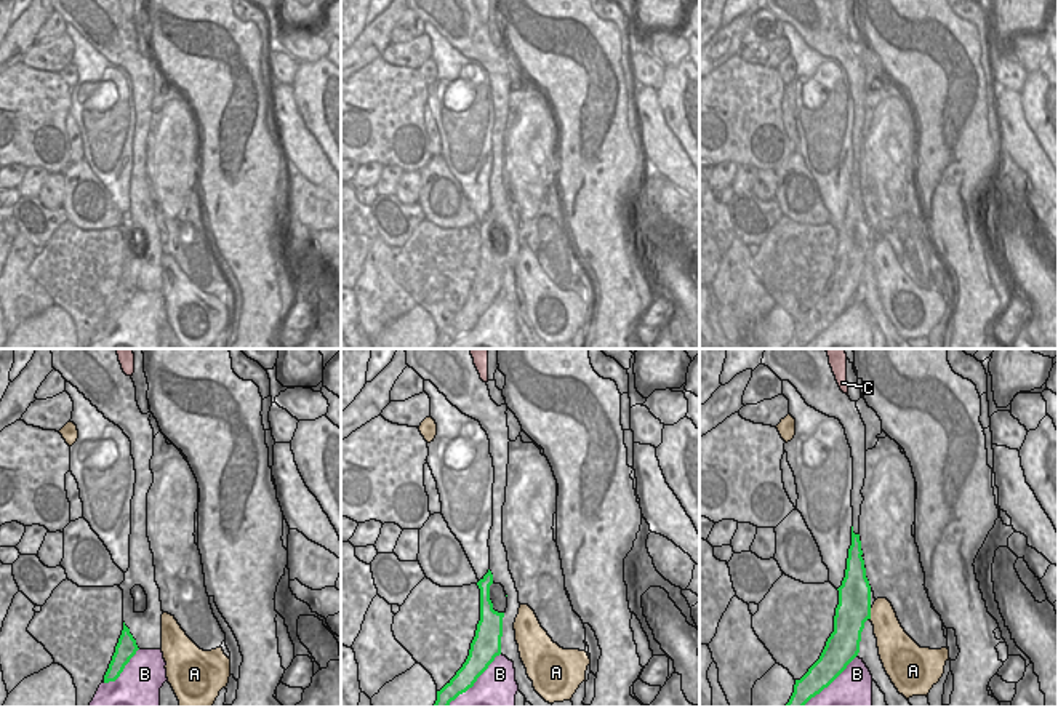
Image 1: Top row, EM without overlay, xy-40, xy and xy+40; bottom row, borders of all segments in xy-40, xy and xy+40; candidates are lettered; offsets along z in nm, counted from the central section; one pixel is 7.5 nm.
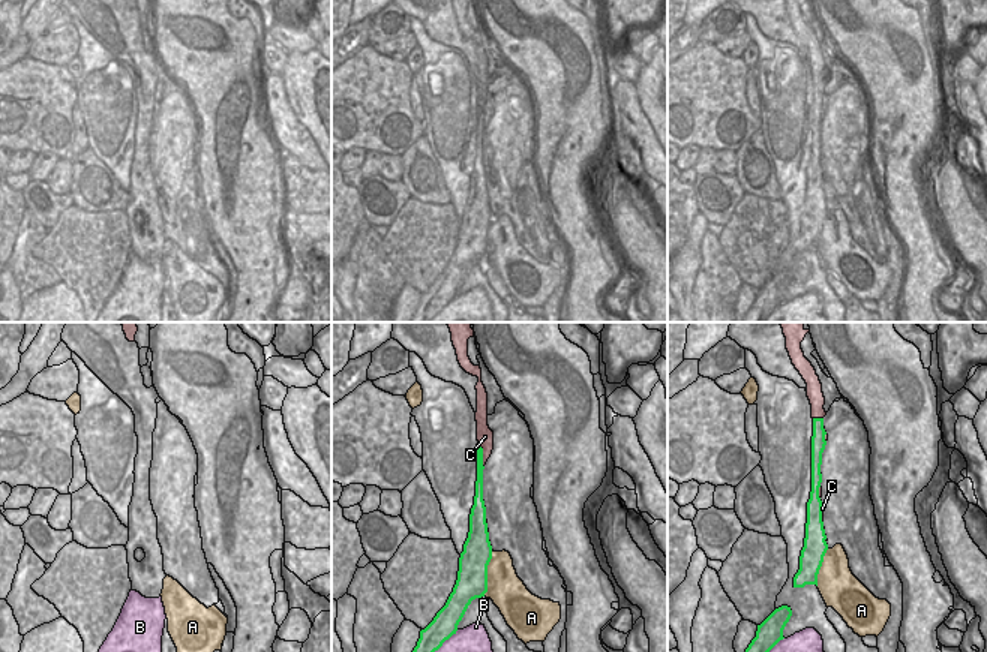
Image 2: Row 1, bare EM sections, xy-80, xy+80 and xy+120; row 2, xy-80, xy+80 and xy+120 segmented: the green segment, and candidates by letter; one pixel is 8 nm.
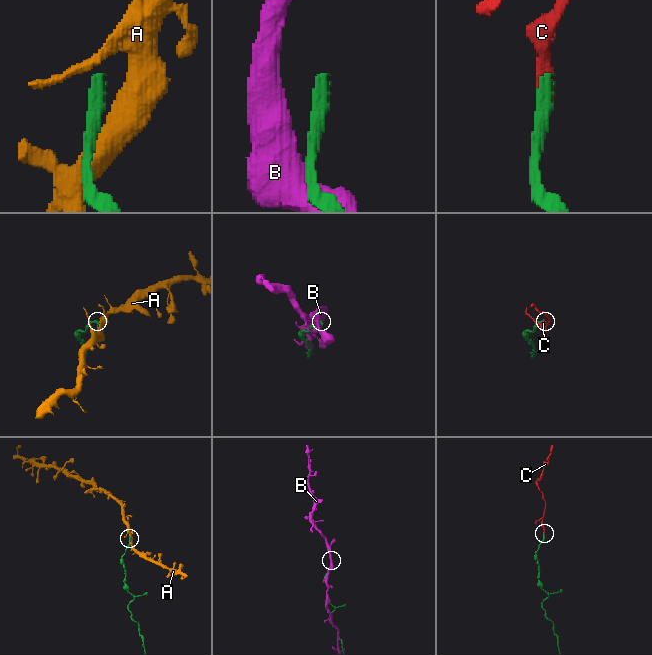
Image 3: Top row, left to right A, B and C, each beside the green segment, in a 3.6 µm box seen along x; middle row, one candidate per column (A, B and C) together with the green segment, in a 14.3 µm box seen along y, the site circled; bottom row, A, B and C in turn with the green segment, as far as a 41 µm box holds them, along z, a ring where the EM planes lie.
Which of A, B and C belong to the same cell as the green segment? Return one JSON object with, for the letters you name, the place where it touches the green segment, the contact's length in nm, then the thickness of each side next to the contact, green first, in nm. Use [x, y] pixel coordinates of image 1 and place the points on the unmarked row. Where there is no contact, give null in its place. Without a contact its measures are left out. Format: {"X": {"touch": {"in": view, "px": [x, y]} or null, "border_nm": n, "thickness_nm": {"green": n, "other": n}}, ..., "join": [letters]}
{"C": {"touch": {"in": "xy+40", "px": [858, 181]}, "border_nm": 40, "thickness_nm": {"green": 150, "other": 20}}, "join": ["C"]}

